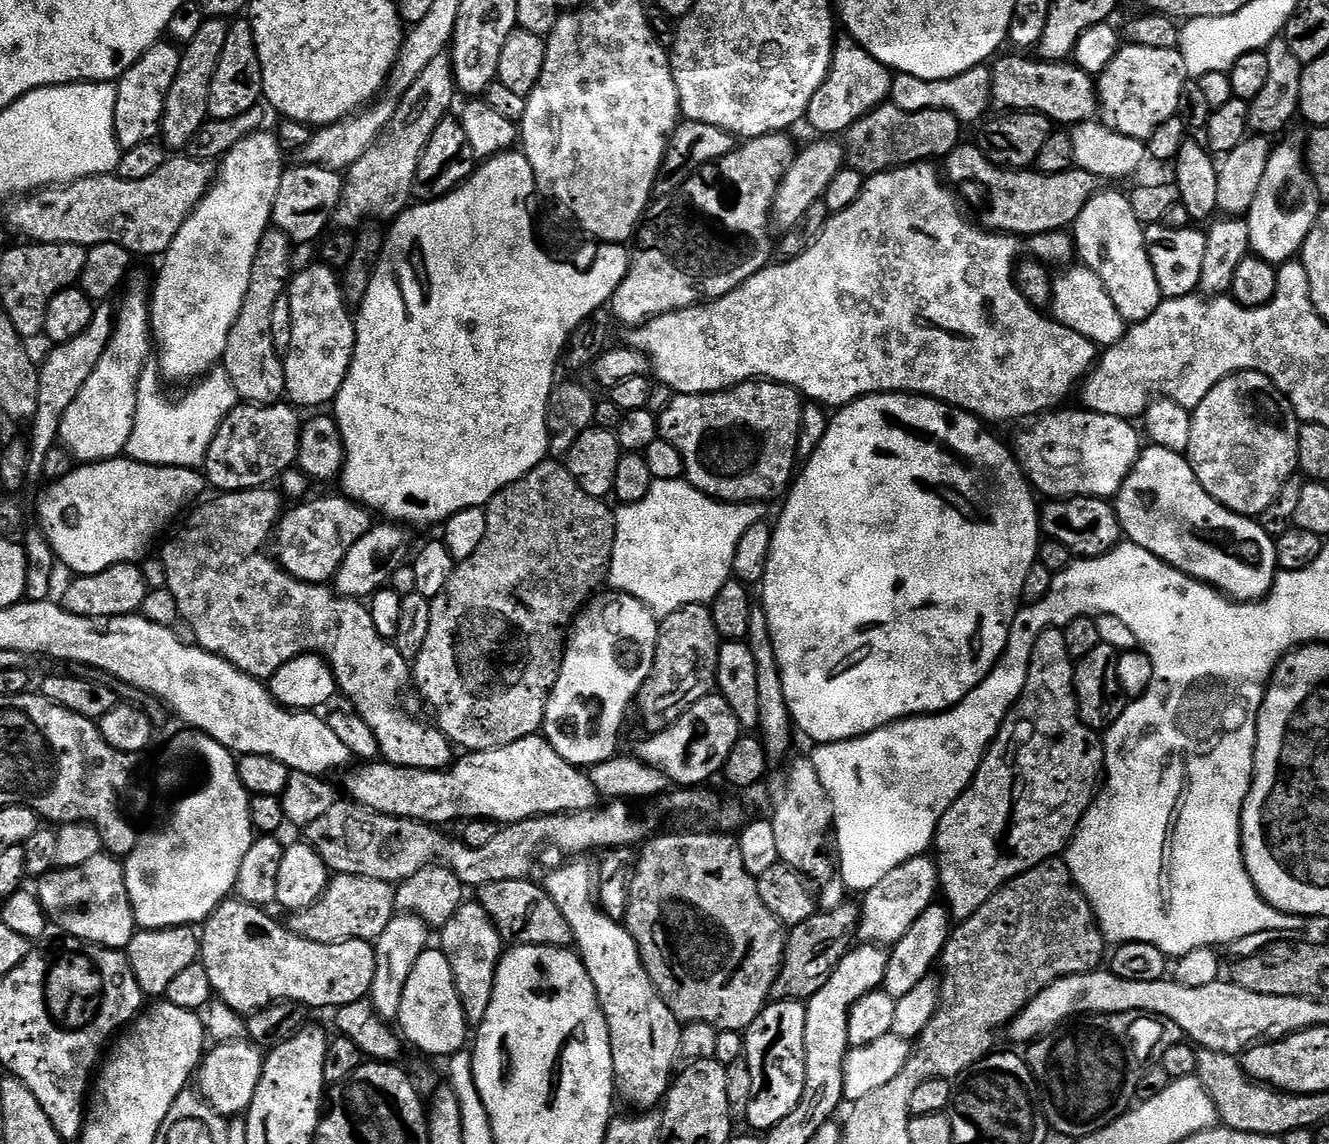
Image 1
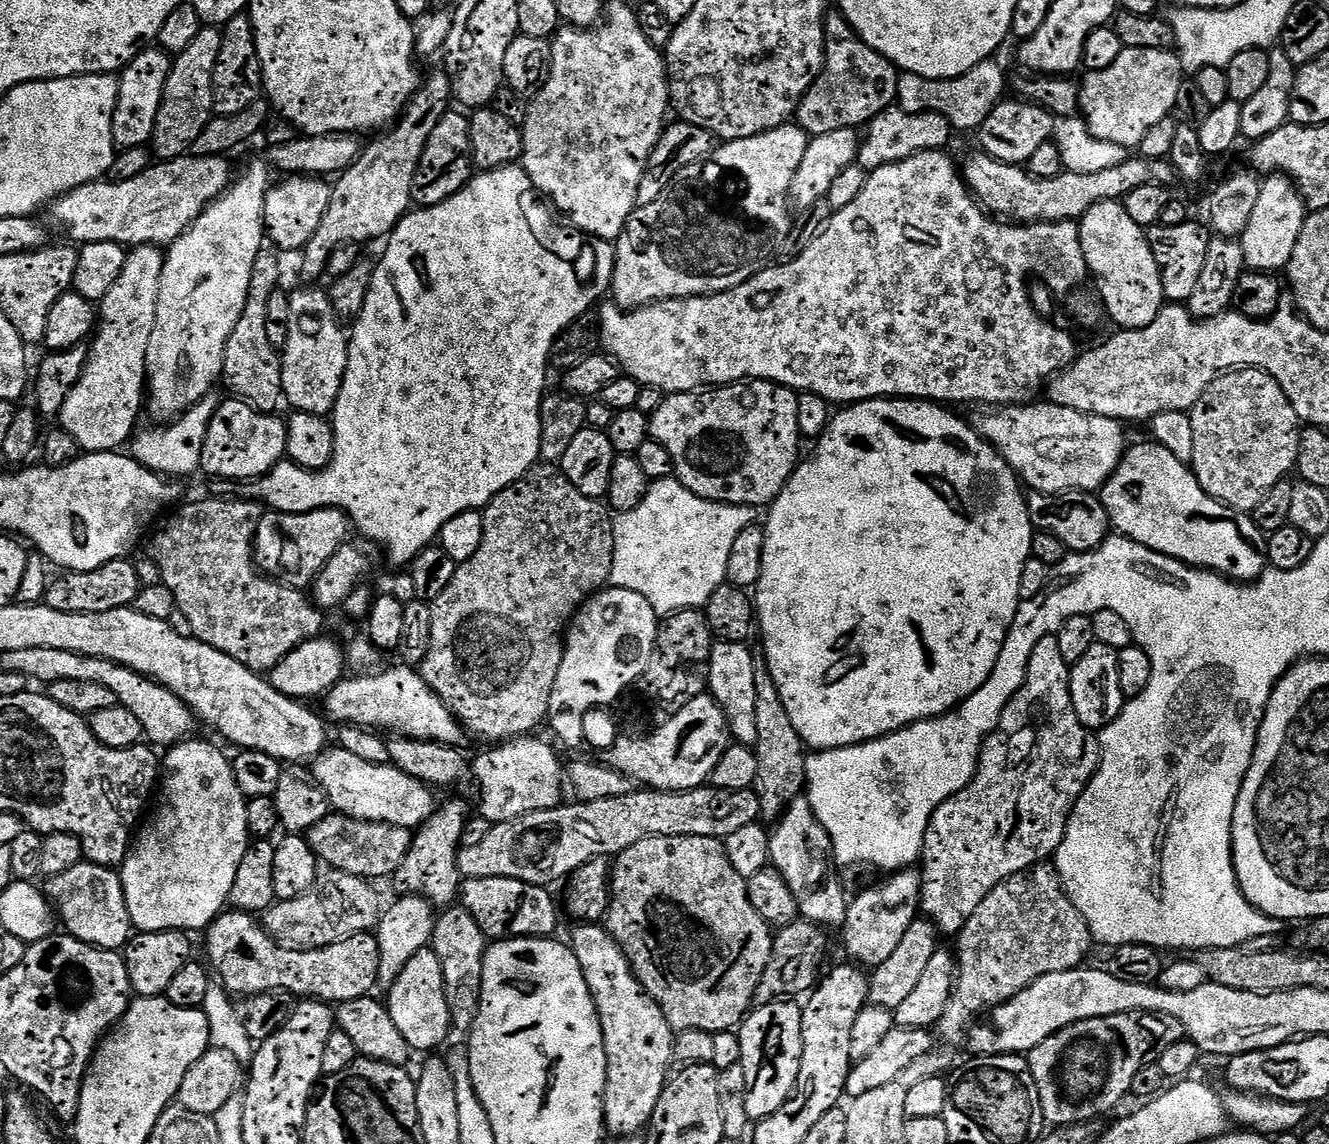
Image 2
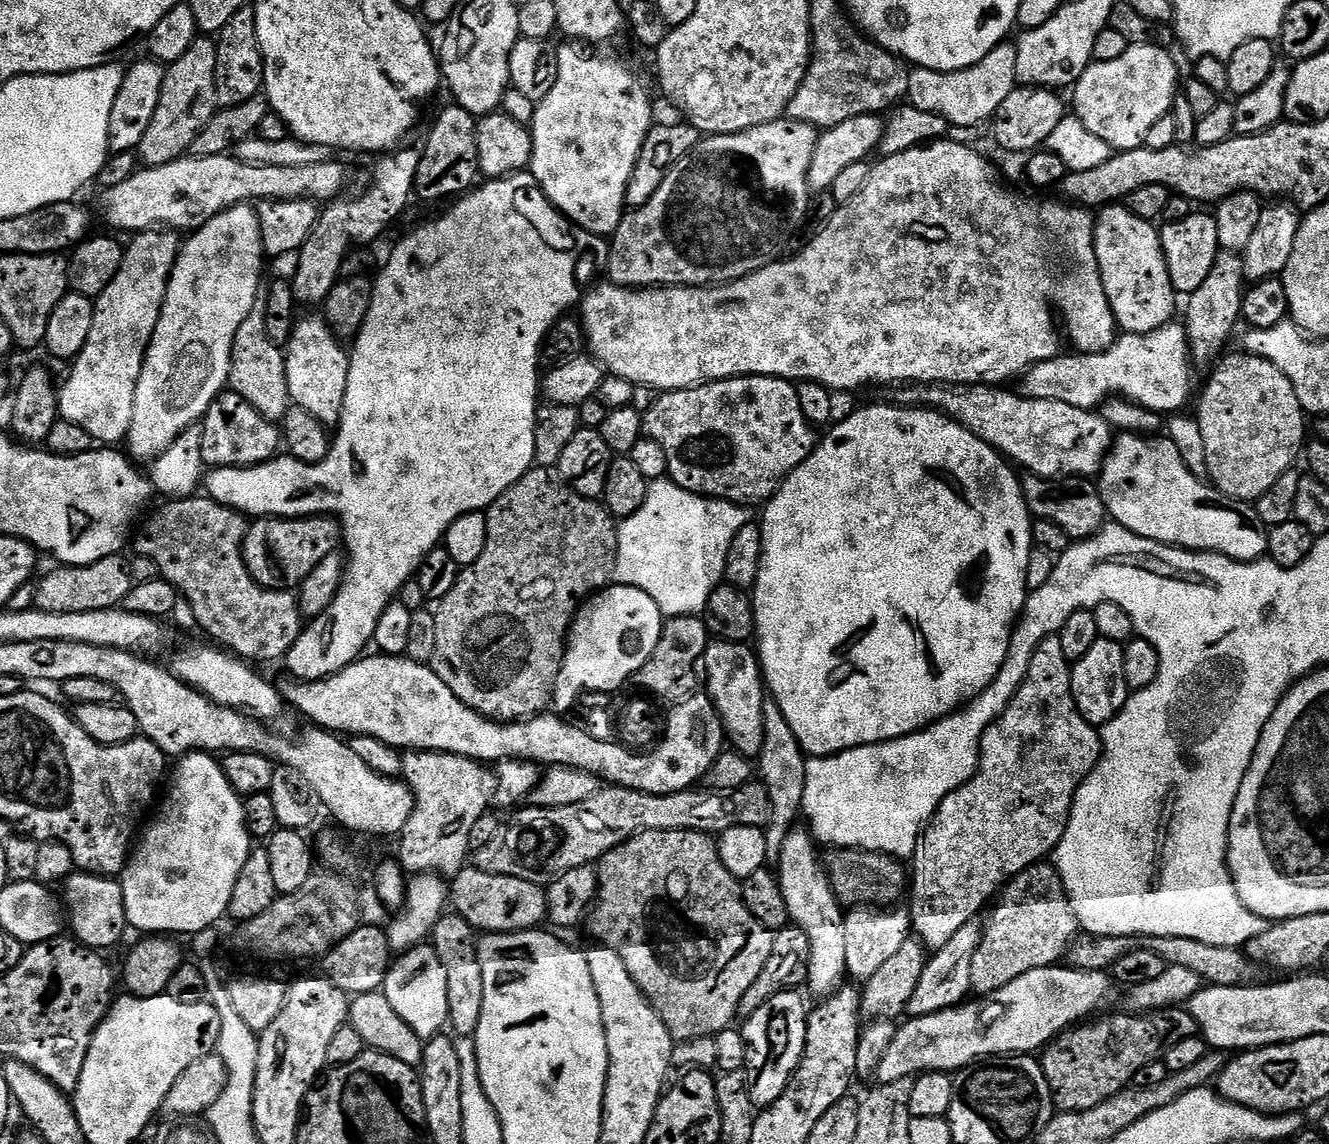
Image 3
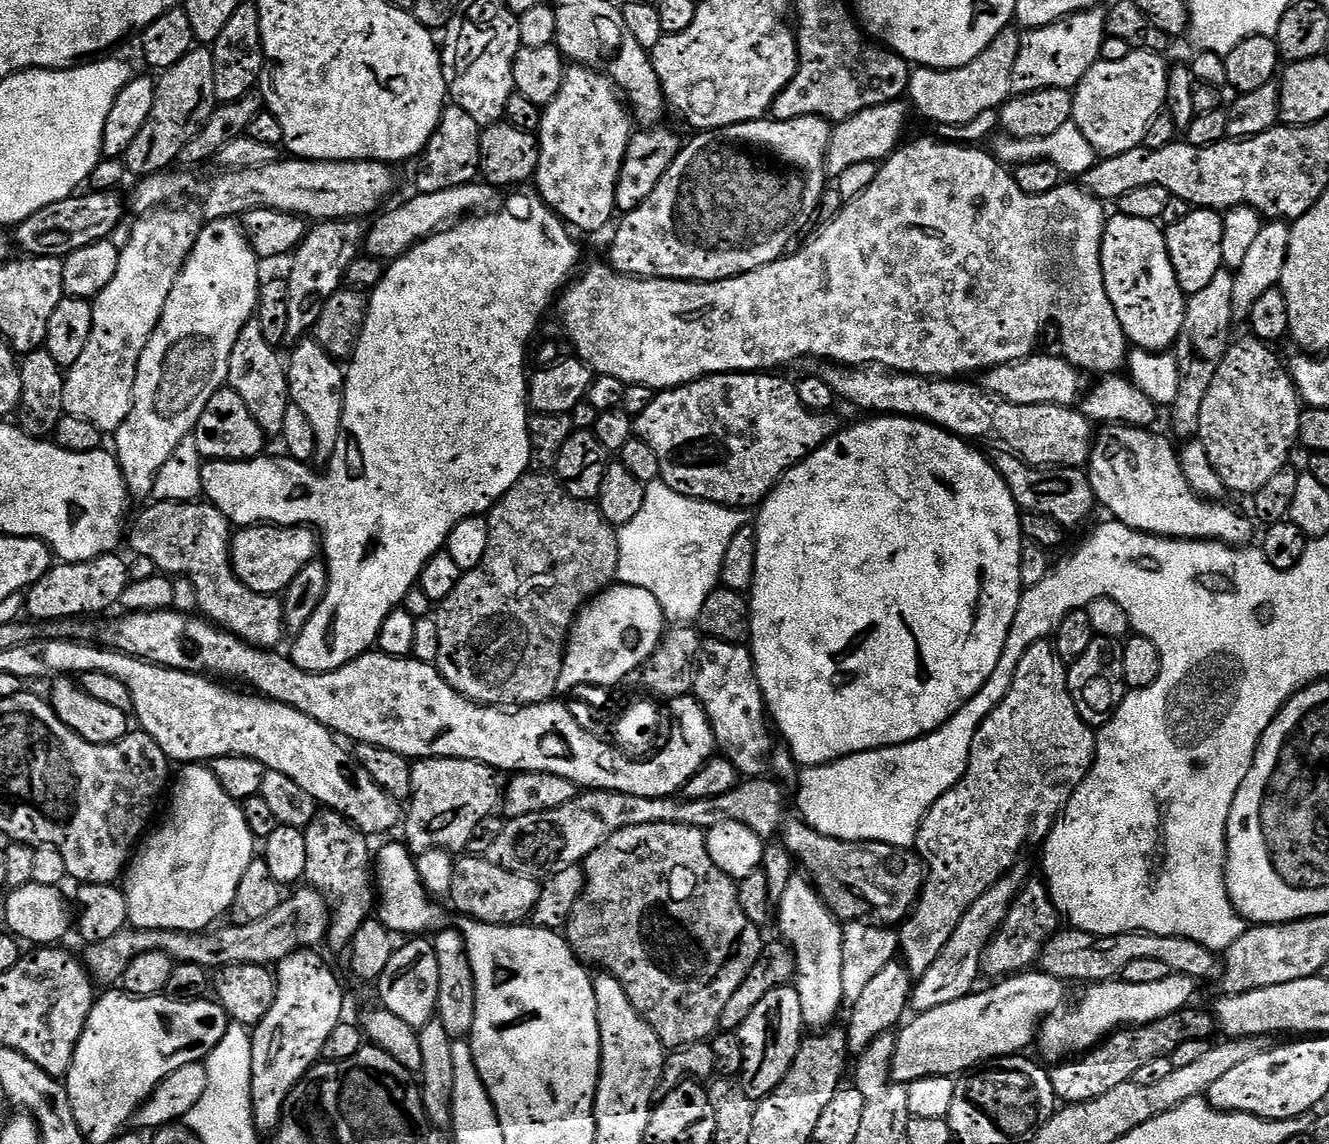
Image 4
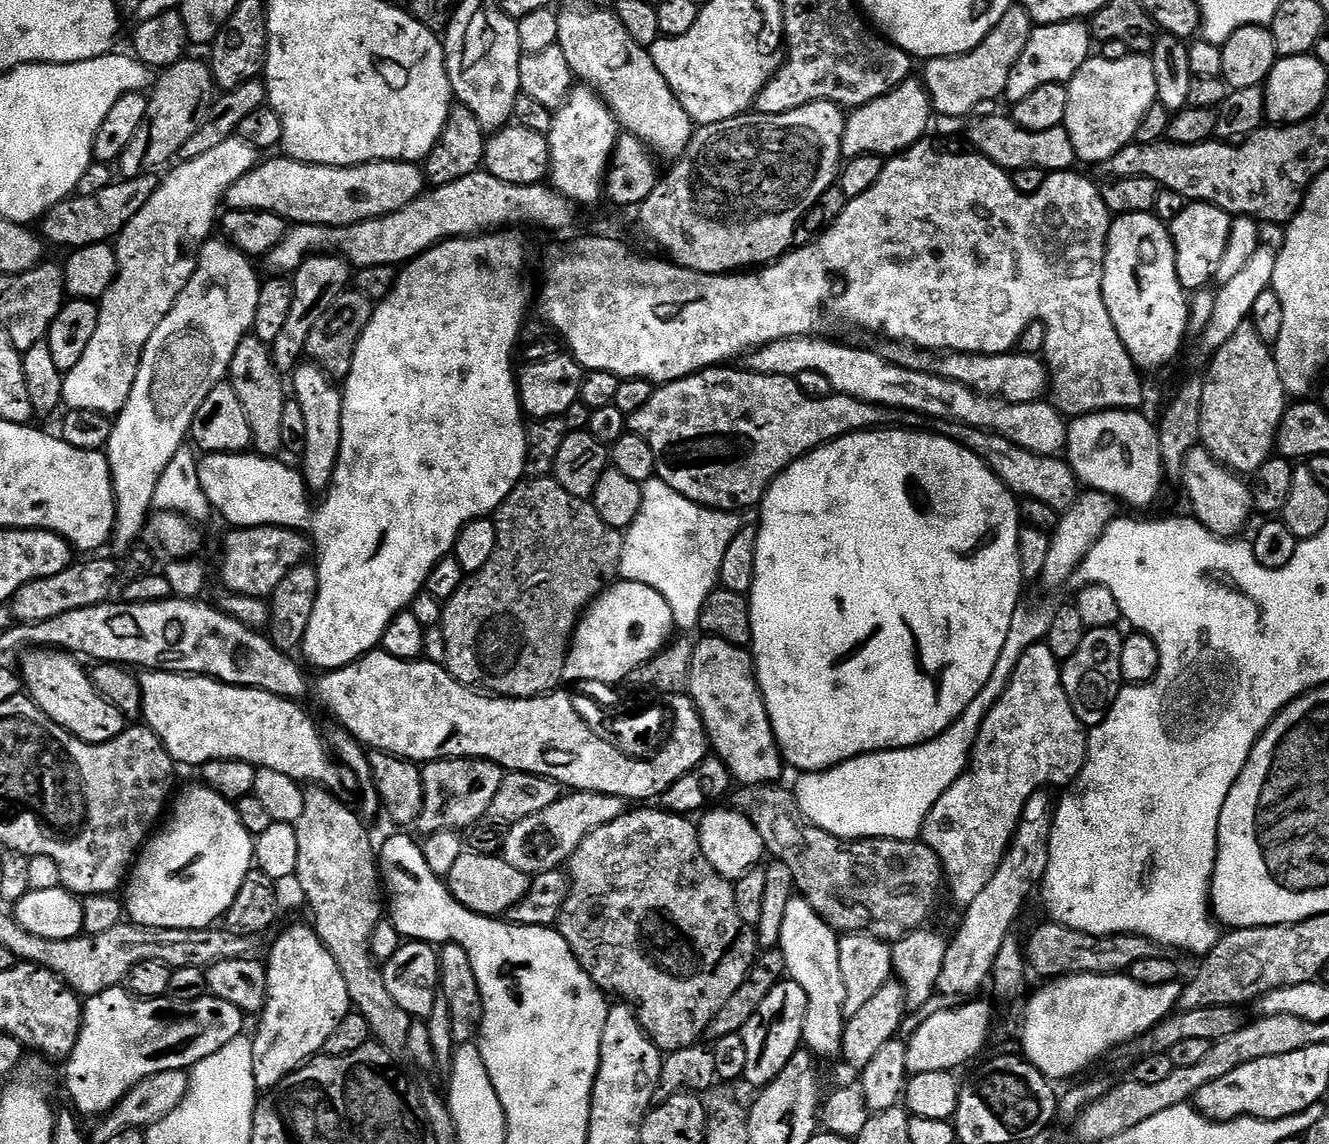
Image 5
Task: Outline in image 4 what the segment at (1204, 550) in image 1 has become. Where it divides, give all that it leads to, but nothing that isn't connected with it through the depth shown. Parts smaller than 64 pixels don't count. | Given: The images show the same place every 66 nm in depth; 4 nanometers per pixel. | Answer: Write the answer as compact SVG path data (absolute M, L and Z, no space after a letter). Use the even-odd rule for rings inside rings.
M1109 423L1095 433L1086 471L1099 507L1104 507L1111 519L1120 521L1135 532L1176 540L1219 540L1221 544L1247 545L1251 541L1248 539L1252 536L1253 517L1239 516L1225 502L1213 502L1199 496L1190 486L1190 482L1186 482L1186 474L1182 474L1177 449L1172 449L1173 441L1165 436L1159 436L1156 430L1117 423Z

